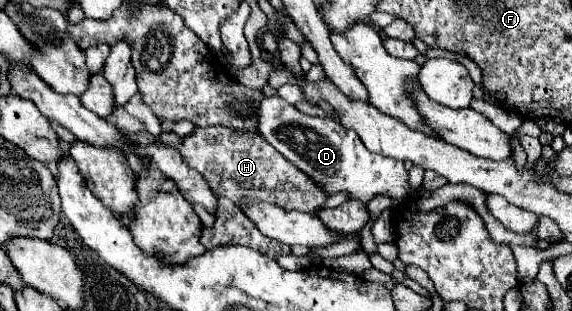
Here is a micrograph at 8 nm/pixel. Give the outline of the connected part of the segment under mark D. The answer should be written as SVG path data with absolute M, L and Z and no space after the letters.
M264 98L260 104L258 134L330 194L346 190L352 198L362 202L370 202L376 194L388 194L396 200L402 200L408 194L408 172L404 170L404 164L400 160L370 152L354 130L344 128L330 116L310 116L292 104L286 108L282 100Z

